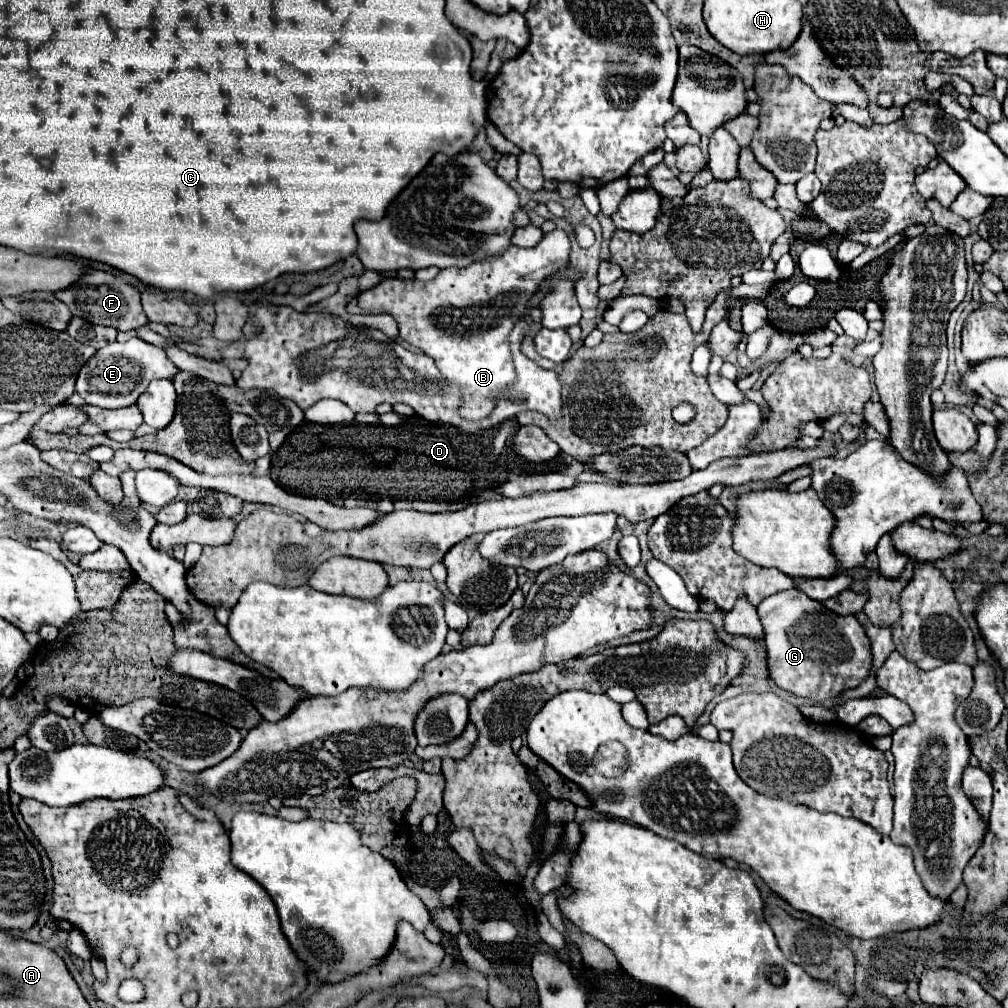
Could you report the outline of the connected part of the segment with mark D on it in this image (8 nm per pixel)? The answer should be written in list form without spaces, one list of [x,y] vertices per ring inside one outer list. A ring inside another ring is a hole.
[[[421,417],[405,425],[361,425],[335,423],[317,425],[303,421],[285,443],[271,453],[271,479],[289,493],[305,497],[359,497],[359,499],[395,499],[403,483],[405,499],[433,499],[433,501],[465,501],[481,497],[487,489],[499,487],[513,473],[551,473],[567,467],[559,465],[559,457],[535,465],[515,457],[513,437],[519,429],[517,419],[507,419],[501,425],[481,431],[479,435],[461,435],[455,427],[443,423],[429,423]]]

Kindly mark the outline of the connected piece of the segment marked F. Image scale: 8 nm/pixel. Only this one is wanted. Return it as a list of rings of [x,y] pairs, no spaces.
[[[87,271],[77,283],[69,285],[65,291],[57,291],[55,295],[73,311],[75,317],[81,317],[93,325],[109,325],[119,331],[129,331],[149,323],[137,289],[105,271]]]

